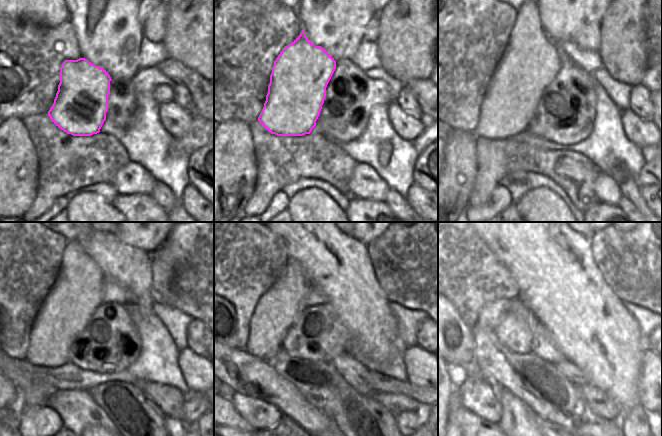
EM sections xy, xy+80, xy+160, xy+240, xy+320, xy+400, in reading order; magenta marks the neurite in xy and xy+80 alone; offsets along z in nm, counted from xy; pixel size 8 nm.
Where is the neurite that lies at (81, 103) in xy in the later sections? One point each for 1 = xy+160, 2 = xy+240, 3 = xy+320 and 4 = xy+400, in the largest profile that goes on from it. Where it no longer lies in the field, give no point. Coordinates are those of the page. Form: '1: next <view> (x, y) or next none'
1: next xy+160 (531, 60)
2: next xy+240 (77, 292)
3: next xy+320 (276, 311)
4: next xy+400 (489, 317)

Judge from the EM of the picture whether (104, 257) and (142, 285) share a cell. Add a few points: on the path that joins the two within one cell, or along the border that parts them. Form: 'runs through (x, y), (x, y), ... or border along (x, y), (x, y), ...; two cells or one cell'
runs through (113, 257), (133, 276); one cell

